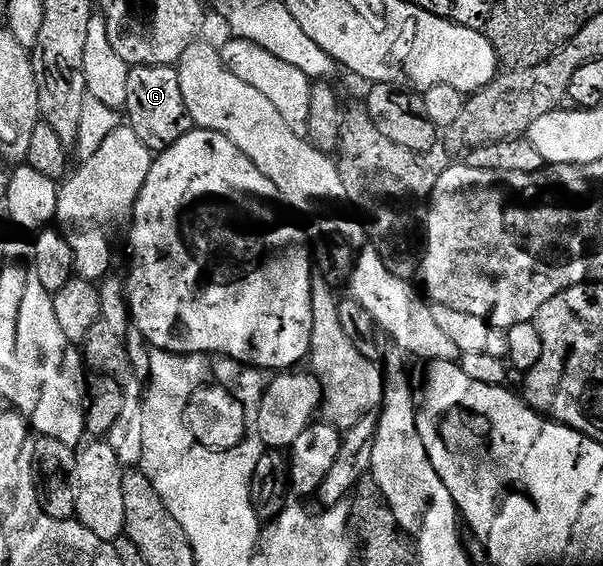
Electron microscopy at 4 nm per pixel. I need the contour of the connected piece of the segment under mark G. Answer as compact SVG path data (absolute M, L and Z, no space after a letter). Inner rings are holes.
M135 65L128 75L128 103L124 110L128 126L152 154L163 153L192 128L180 91L180 79L173 65Z

